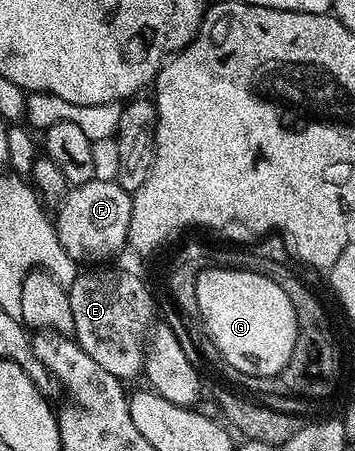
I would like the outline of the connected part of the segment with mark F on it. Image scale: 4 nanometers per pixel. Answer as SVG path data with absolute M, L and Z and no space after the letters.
M93 179L70 187L58 203L57 218L55 214L60 246L79 264L104 263L101 261L115 255L121 248L123 250L128 243L132 203L130 191L117 182Z

